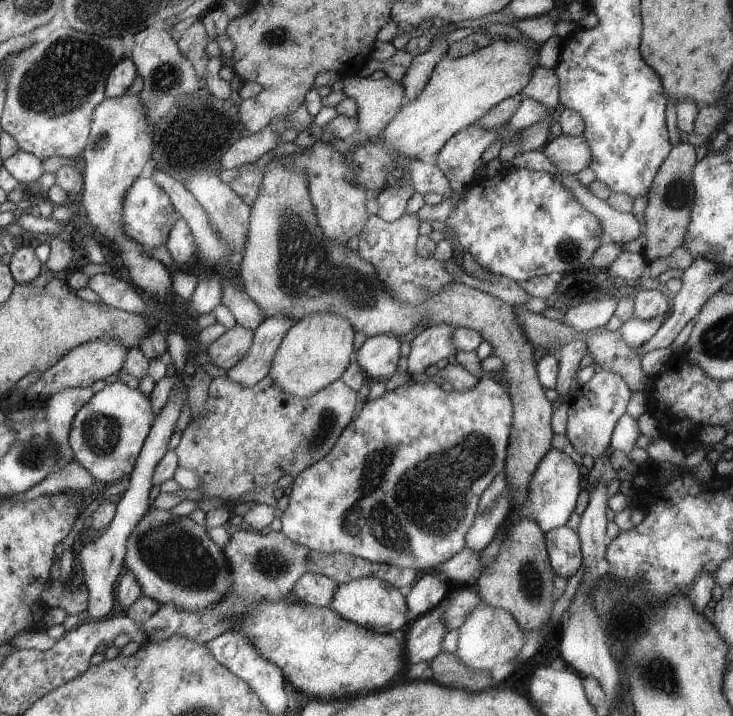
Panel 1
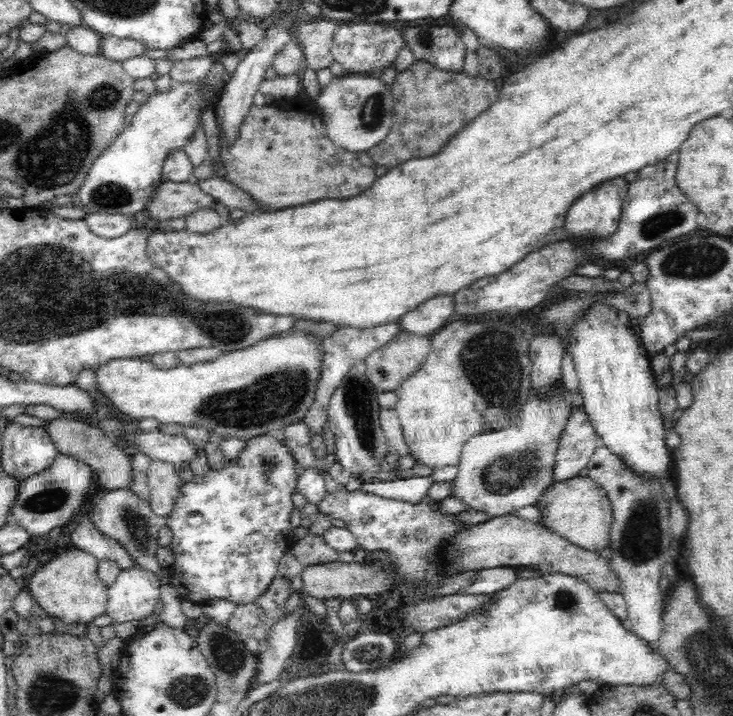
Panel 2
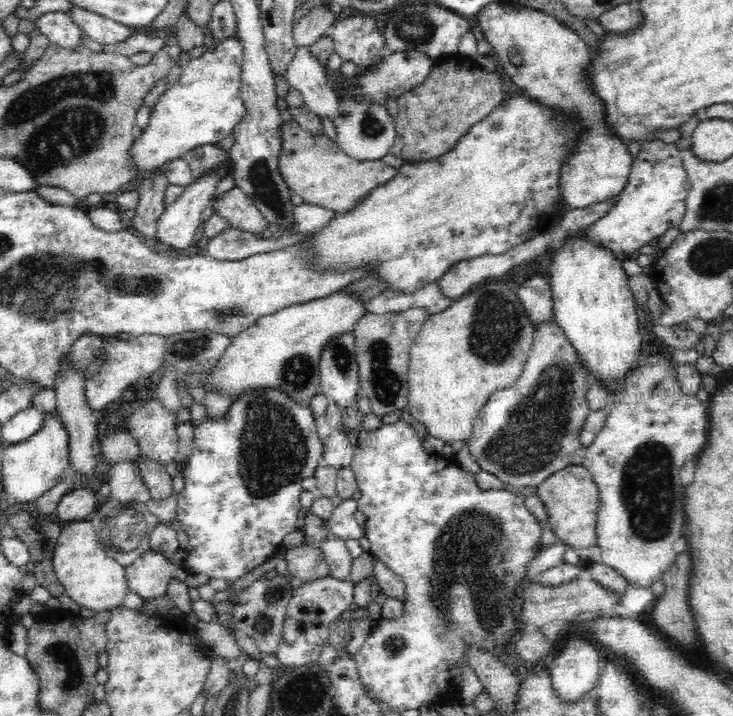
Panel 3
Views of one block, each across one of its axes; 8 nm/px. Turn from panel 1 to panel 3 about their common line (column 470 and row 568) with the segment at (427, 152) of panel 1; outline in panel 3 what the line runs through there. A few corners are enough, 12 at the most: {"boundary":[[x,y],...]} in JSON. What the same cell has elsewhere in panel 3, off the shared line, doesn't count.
{"boundary":[[90,520],[61,528],[52,557],[64,591],[82,609],[121,606],[125,567]]}

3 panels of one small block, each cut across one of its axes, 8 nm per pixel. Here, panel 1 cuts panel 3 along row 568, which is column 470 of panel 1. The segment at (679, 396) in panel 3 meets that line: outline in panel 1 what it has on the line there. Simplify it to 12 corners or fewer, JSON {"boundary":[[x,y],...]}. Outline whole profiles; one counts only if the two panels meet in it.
{"boundary":[[482,604],[458,629],[455,654],[492,671],[516,658],[522,627]]}

